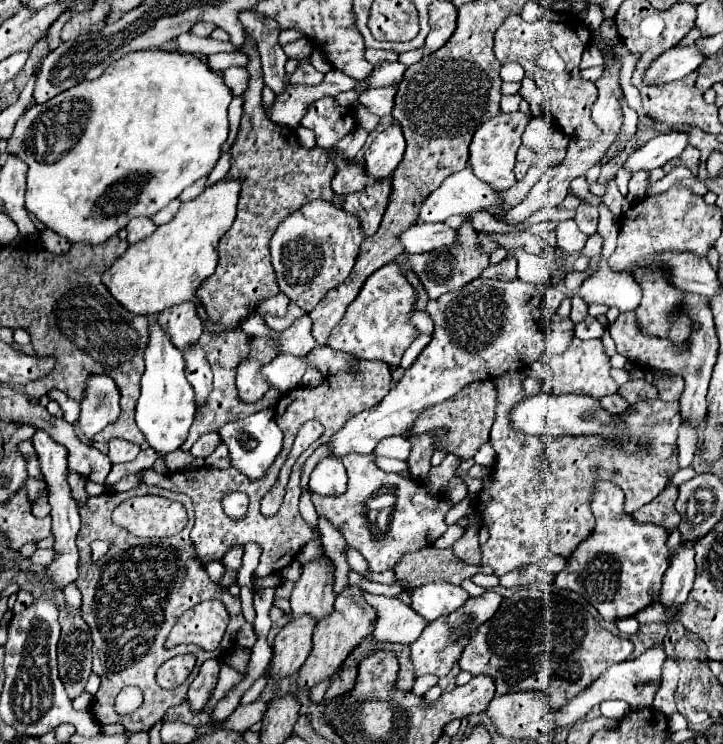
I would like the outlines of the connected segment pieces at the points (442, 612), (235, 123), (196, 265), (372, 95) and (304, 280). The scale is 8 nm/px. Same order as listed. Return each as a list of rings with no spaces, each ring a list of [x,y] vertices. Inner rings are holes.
[[[425,584],[411,592],[411,608],[425,620],[435,620],[437,616],[447,616],[449,612],[461,608],[469,594],[455,584]]]
[[[238,96],[233,98],[228,107],[230,132],[227,142],[225,142],[225,144],[223,145],[222,153],[227,152],[227,150],[229,150],[231,145],[233,145],[233,143],[235,142],[242,114],[243,114],[243,98],[242,96]]]
[[[225,176],[213,186],[207,186],[191,202],[183,202],[173,220],[157,226],[149,240],[129,246],[121,260],[117,260],[103,276],[109,292],[113,292],[113,296],[129,308],[129,312],[145,316],[159,314],[165,308],[187,300],[199,304],[195,298],[195,288],[215,272],[217,244],[235,220],[241,184],[241,178]]]
[[[389,86],[389,88],[371,88],[371,90],[365,90],[359,96],[359,102],[371,114],[387,116],[393,110],[393,98],[395,98],[395,86]]]
[[[323,200],[305,204],[305,208],[279,224],[271,240],[271,260],[281,292],[285,292],[291,302],[311,312],[331,288],[347,280],[363,240],[365,232],[361,230],[361,220],[351,212]]]

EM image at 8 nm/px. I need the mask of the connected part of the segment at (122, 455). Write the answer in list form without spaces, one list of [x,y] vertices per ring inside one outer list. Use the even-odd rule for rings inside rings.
[[[113,438],[109,440],[109,460],[113,464],[125,464],[125,462],[131,462],[135,456],[139,454],[139,446],[135,444],[129,444],[127,440],[119,440],[119,438]]]

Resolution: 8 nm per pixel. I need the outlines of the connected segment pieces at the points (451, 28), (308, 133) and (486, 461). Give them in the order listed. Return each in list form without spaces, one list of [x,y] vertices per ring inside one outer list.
[[[433,2],[429,6],[431,32],[425,40],[425,52],[435,52],[447,44],[457,28],[457,8],[451,2]]]
[[[299,126],[296,129],[297,138],[299,140],[299,143],[302,146],[305,146],[308,149],[312,149],[316,146],[315,137],[313,136],[313,131],[303,127]]]
[[[485,442],[481,448],[479,448],[479,452],[475,454],[473,460],[477,462],[477,464],[483,464],[483,466],[493,466],[495,462],[496,454],[493,452],[493,446],[489,444],[489,442]]]

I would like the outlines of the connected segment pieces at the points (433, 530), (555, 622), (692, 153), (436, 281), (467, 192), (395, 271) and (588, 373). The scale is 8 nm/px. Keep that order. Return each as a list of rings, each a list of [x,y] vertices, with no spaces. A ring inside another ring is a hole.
[[[349,454],[343,456],[341,462],[349,476],[347,490],[339,496],[321,496],[313,492],[311,500],[315,510],[331,520],[331,524],[345,536],[349,546],[357,548],[365,556],[371,572],[395,568],[405,554],[431,546],[447,530],[445,516],[453,508],[453,502],[445,494],[431,496],[423,482],[411,476],[383,472],[373,464],[373,454]],[[381,494],[395,494],[395,504],[391,508],[375,508],[371,502],[375,502],[375,498]]]
[[[519,588],[515,594],[505,598],[495,612],[495,616],[485,624],[487,634],[473,634],[471,642],[461,654],[461,670],[493,676],[497,684],[497,694],[515,692],[515,690],[545,690],[551,696],[551,708],[563,708],[571,698],[589,688],[609,666],[619,664],[629,658],[633,652],[633,642],[621,636],[615,636],[599,626],[599,622],[581,606],[569,598],[553,592],[541,592],[537,588]]]
[[[693,146],[685,148],[685,152],[683,152],[677,160],[671,160],[669,164],[665,164],[663,170],[669,172],[673,166],[685,166],[685,168],[689,168],[693,174],[697,174],[697,166],[699,166],[699,150],[693,148]]]
[[[463,220],[463,224],[457,228],[455,244],[451,244],[447,248],[441,248],[441,250],[435,250],[435,252],[407,254],[407,264],[413,268],[413,272],[417,274],[417,278],[425,286],[429,298],[437,298],[445,292],[459,290],[467,282],[479,278],[481,270],[489,266],[489,254],[483,252],[481,244],[479,244],[479,238],[477,238],[477,232],[471,226],[471,220]]]
[[[465,166],[461,172],[451,174],[447,178],[445,184],[441,184],[439,188],[435,188],[423,202],[421,202],[421,210],[419,210],[419,218],[423,222],[445,222],[449,216],[453,214],[471,214],[475,210],[489,210],[491,214],[499,212],[499,192],[495,192],[493,188],[489,188],[489,184],[485,184],[483,180],[479,180],[473,174],[471,166]]]
[[[395,262],[381,266],[377,272],[373,272],[367,278],[359,296],[349,304],[345,316],[329,334],[327,346],[367,360],[385,360],[393,368],[397,368],[405,348],[417,338],[417,330],[409,322],[409,312],[413,310],[413,302],[415,302],[415,290],[409,286],[399,266]]]
[[[573,336],[567,350],[563,354],[555,354],[549,366],[553,370],[553,394],[587,394],[591,398],[603,398],[607,394],[615,394],[619,388],[609,376],[611,362],[601,340],[581,340]]]

